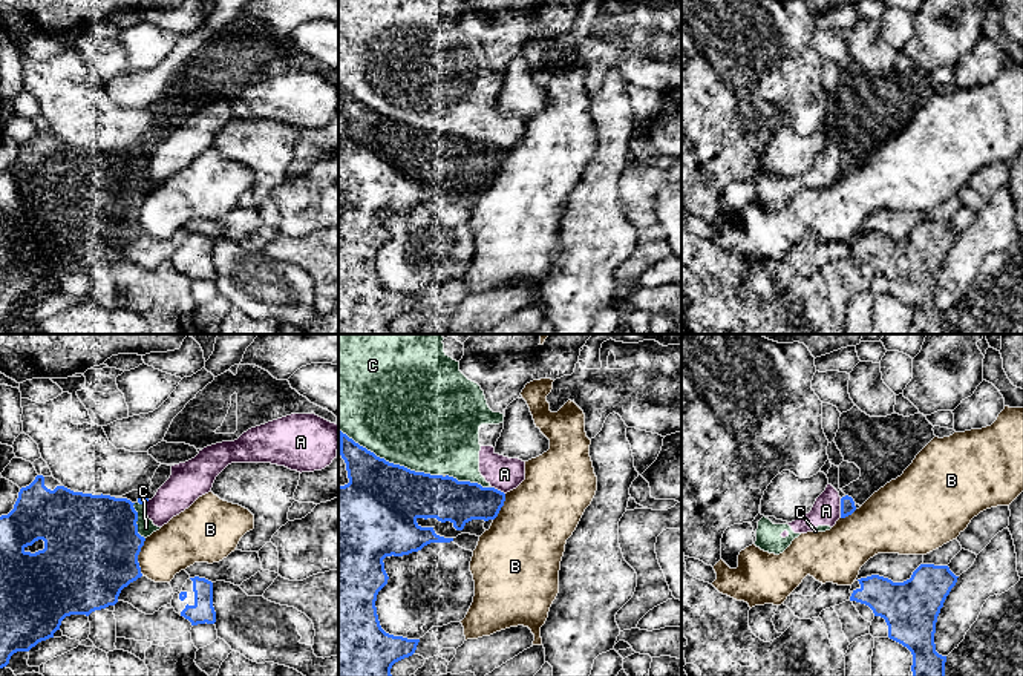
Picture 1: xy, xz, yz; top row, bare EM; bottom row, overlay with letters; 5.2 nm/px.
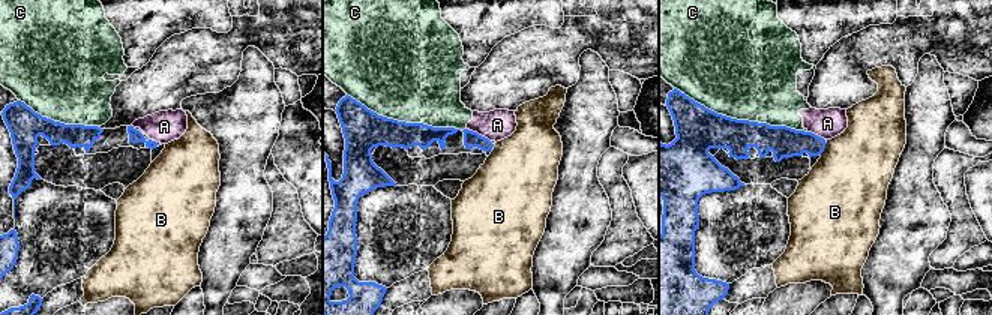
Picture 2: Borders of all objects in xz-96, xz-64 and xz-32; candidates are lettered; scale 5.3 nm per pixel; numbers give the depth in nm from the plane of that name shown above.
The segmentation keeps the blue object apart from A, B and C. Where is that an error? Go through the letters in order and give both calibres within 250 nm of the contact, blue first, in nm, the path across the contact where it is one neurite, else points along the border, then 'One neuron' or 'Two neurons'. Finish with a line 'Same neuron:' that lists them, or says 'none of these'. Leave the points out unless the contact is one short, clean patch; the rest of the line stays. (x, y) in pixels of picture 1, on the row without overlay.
A: Thickness 80 nm (blue) against 150 nm. Boundary: yz (839, 155), (841, 173). Two neurons
B: Thickness 500 nm (blue) against 260 nm. Two neurons
C: Thickness 420 nm (blue) against 480 nm. Two neurons
Same neuron: none of these

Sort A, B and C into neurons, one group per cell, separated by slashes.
A C / B

